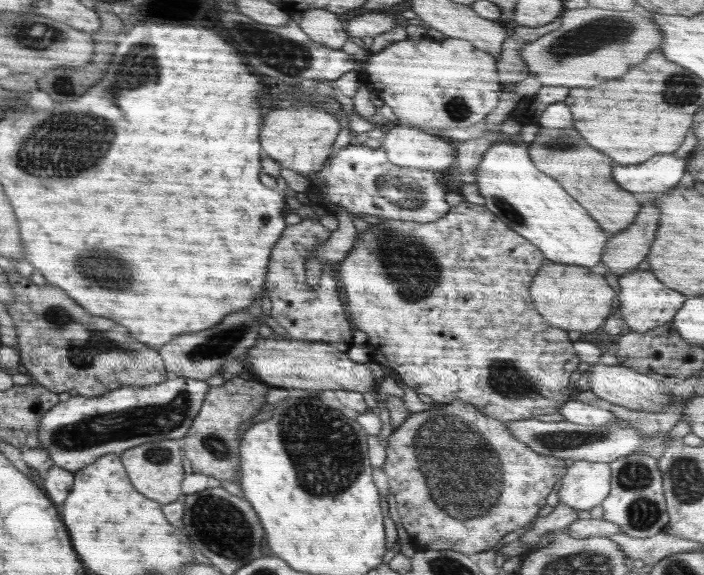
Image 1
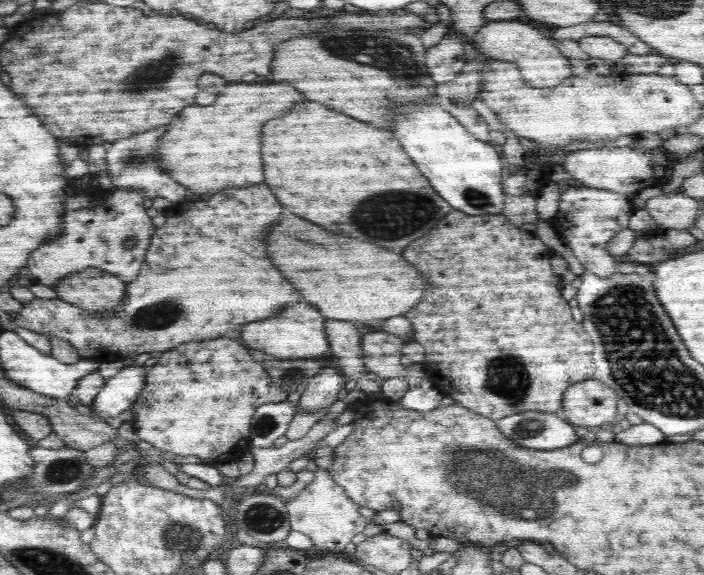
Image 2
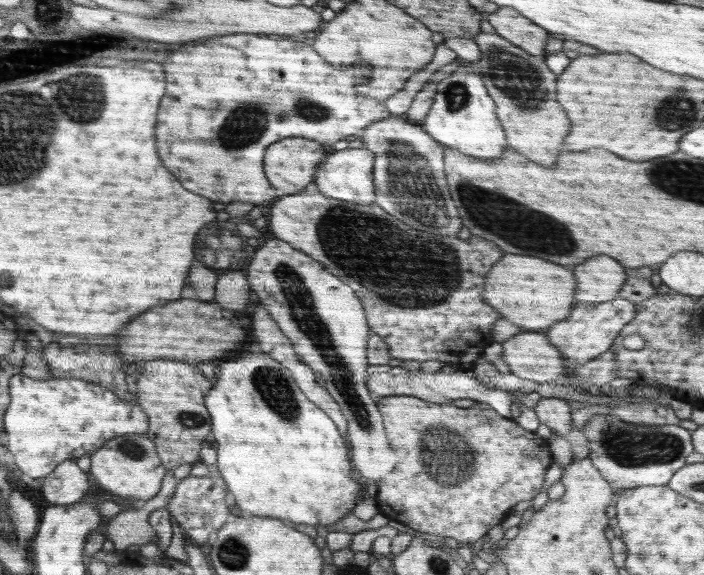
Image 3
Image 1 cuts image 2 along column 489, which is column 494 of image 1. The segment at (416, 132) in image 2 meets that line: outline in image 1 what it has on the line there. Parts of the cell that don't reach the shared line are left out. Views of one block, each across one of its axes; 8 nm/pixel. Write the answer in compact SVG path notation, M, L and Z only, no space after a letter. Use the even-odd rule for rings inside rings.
M494 142L472 169L484 206L510 229L530 241L546 260L565 265L595 267L602 258L608 236L600 224L576 202L558 181L540 172L529 155L527 143Z

